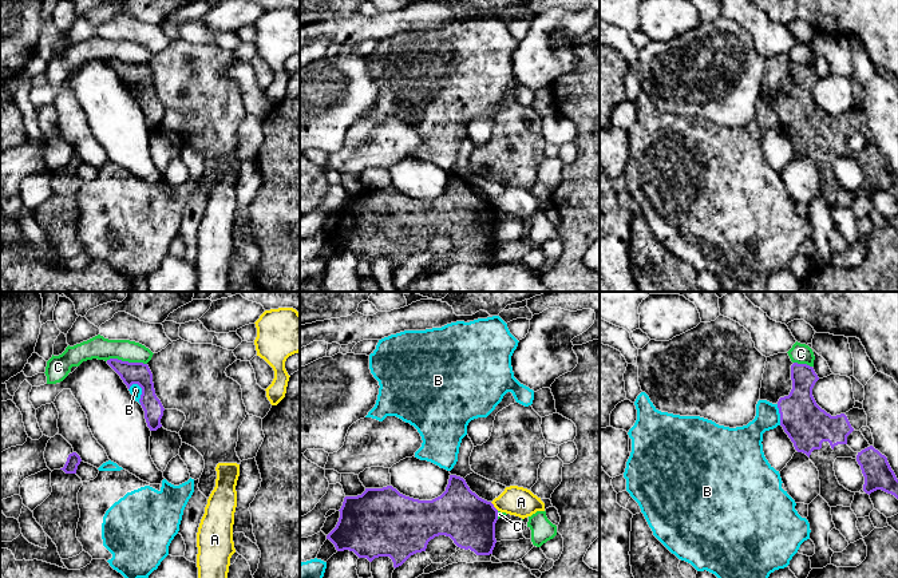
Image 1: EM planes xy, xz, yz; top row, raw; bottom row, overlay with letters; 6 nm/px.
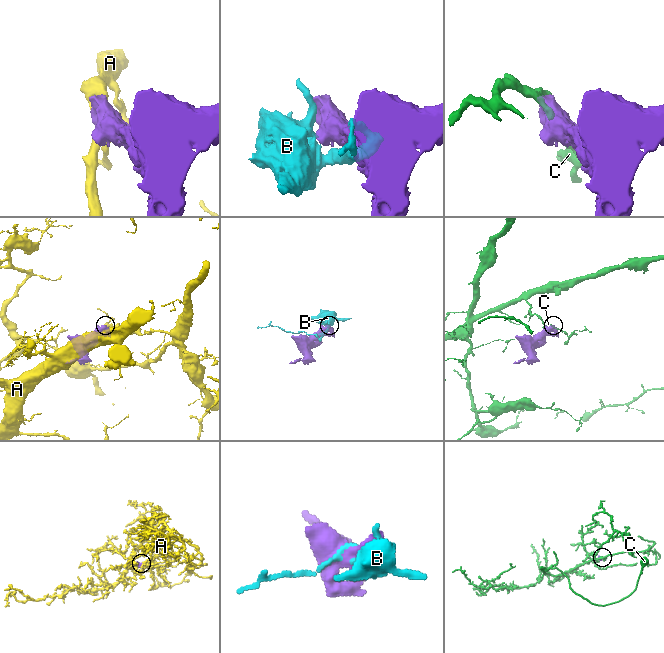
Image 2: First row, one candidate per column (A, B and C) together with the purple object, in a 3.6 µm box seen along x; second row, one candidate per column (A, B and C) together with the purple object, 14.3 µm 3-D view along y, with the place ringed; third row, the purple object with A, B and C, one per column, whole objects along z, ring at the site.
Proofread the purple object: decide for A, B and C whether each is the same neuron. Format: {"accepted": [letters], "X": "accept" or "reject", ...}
{"accepted": [], "A": "reject", "B": "reject", "C": "reject"}

